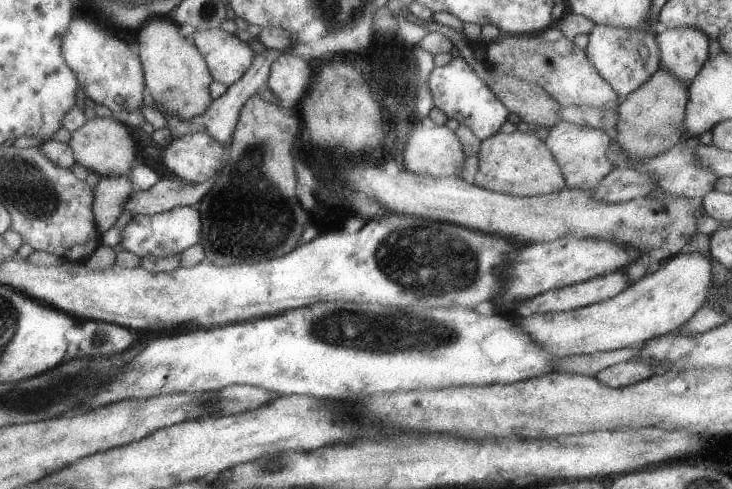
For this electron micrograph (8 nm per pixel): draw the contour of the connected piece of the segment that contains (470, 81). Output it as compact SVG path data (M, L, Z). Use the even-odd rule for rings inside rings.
M462 57L452 58L447 66L434 66L429 73L427 86L432 96L433 106L441 110L448 119L467 126L481 141L497 133L509 114L506 107L476 77L475 72L469 68L469 64Z

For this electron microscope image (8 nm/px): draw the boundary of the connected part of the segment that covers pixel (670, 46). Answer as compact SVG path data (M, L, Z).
M679 26L656 33L655 40L659 49L660 65L669 74L679 78L685 86L689 86L703 62L707 60L707 35L697 28Z

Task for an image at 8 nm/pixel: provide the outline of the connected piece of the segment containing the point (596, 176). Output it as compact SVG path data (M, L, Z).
M559 121L549 129L544 142L547 150L553 154L555 162L559 164L566 188L573 187L590 191L613 169L607 153L612 140L604 130Z

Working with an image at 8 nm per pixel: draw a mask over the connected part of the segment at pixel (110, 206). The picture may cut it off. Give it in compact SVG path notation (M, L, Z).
M123 176L99 177L92 190L92 211L100 237L115 224L115 220L121 214L123 202L129 198L131 192L131 181Z

